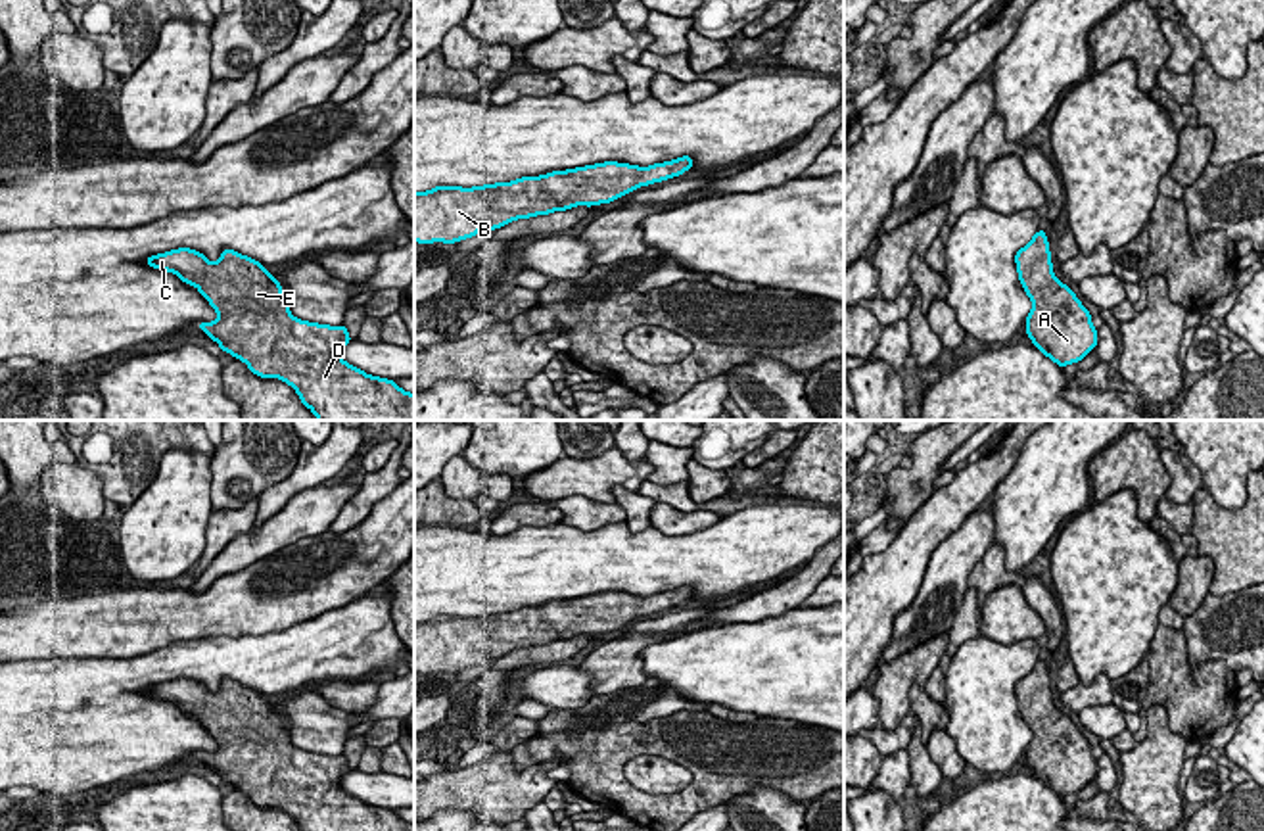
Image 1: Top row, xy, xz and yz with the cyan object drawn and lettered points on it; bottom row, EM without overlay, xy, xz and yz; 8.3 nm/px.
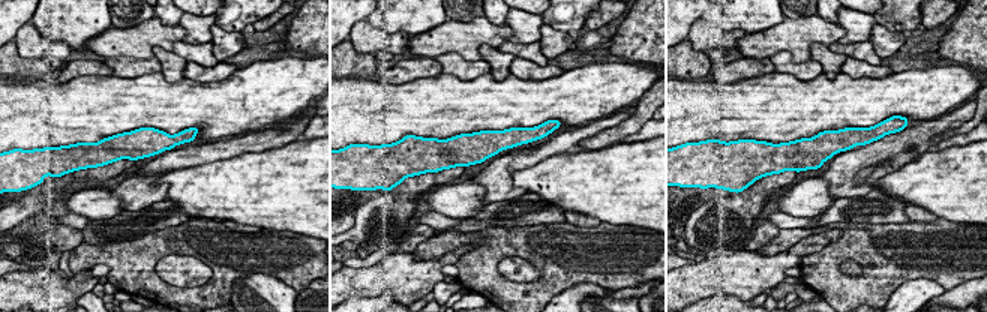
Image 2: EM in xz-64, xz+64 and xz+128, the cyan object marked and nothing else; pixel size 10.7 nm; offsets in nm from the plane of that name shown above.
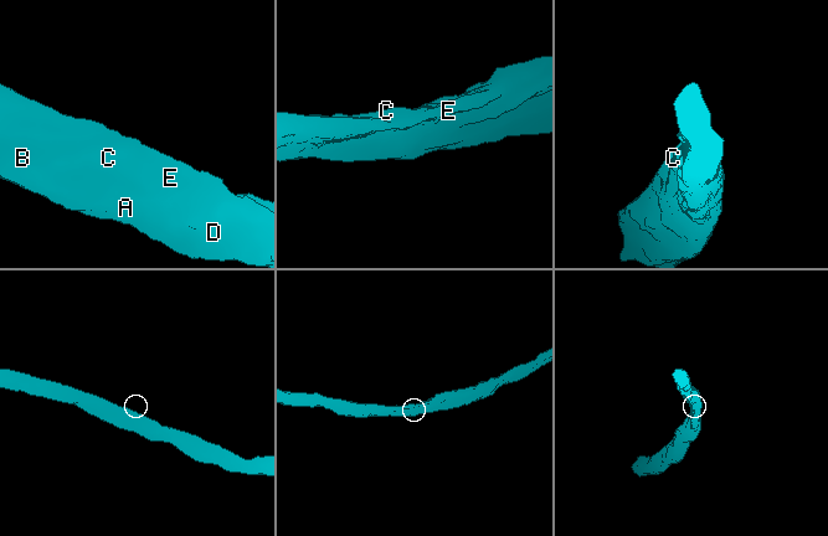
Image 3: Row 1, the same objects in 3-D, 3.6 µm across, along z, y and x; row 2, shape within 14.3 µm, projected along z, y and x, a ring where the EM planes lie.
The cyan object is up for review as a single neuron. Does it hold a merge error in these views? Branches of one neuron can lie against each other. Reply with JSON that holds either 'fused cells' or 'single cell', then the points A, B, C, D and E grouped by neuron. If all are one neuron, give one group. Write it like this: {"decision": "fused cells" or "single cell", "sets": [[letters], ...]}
{"decision": "single cell", "sets": [["A", "B", "C", "D", "E"]]}

